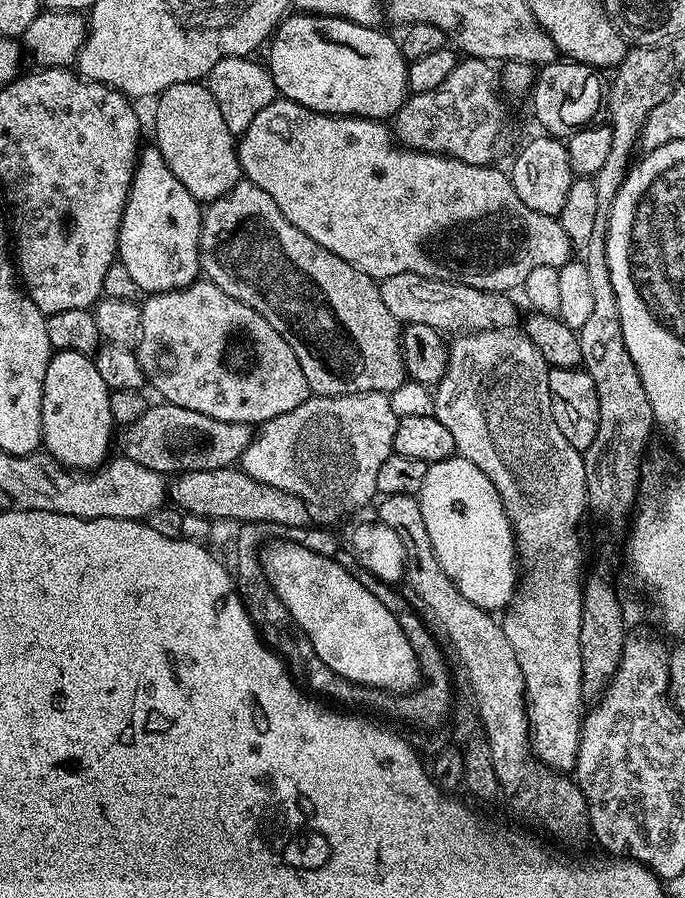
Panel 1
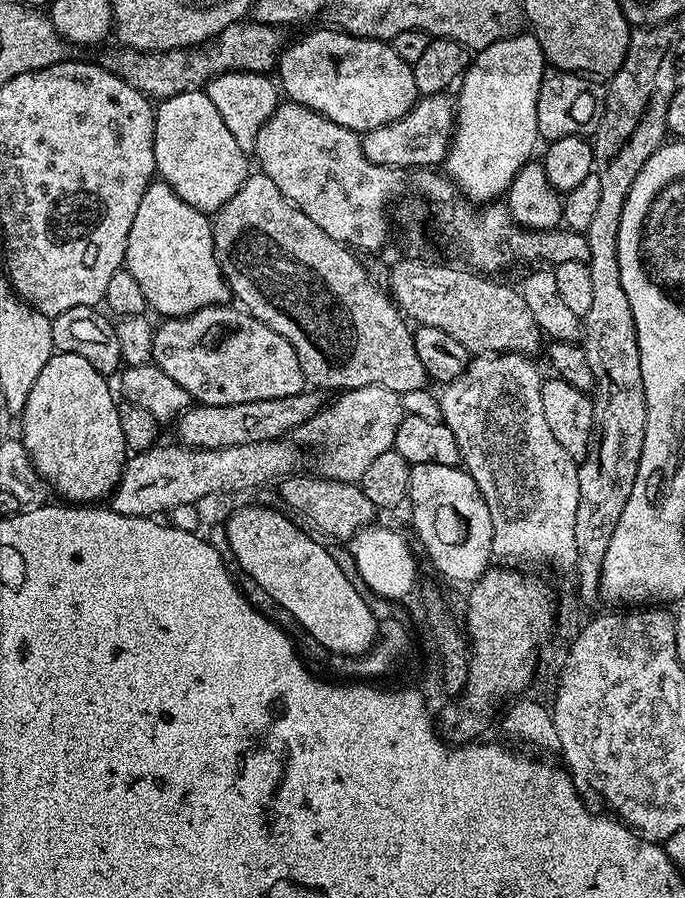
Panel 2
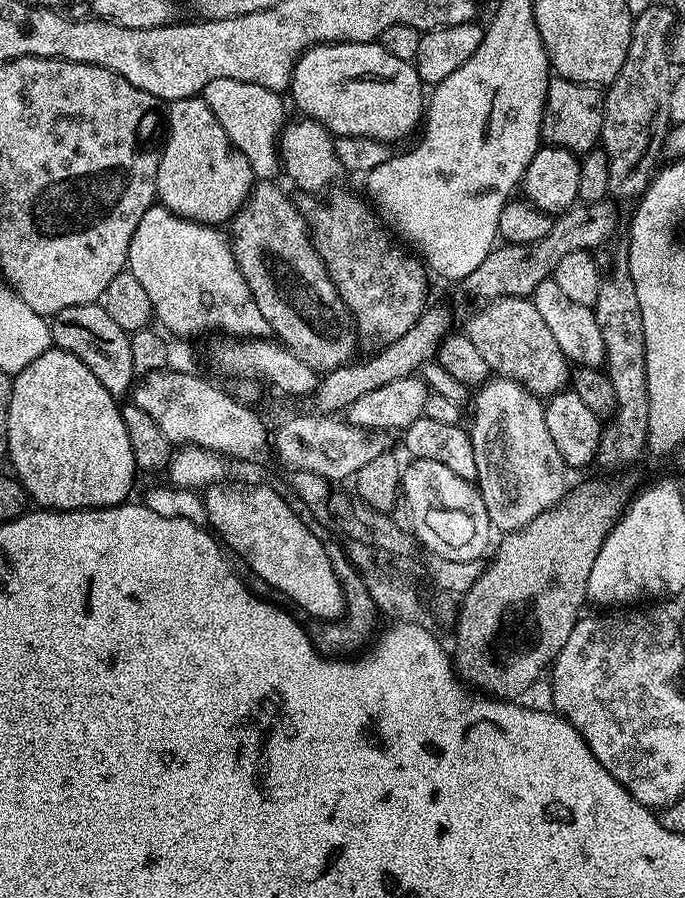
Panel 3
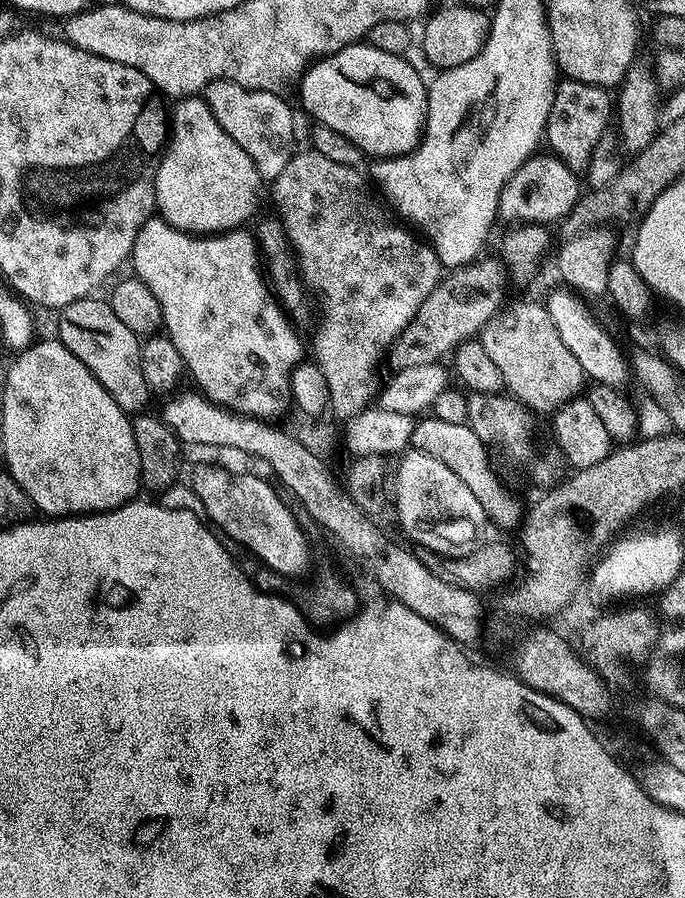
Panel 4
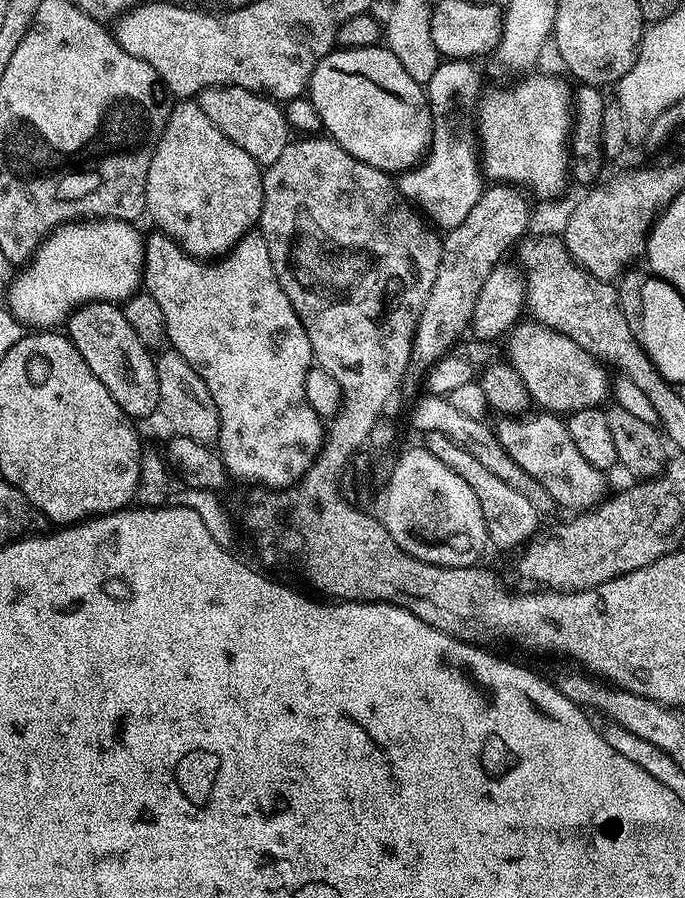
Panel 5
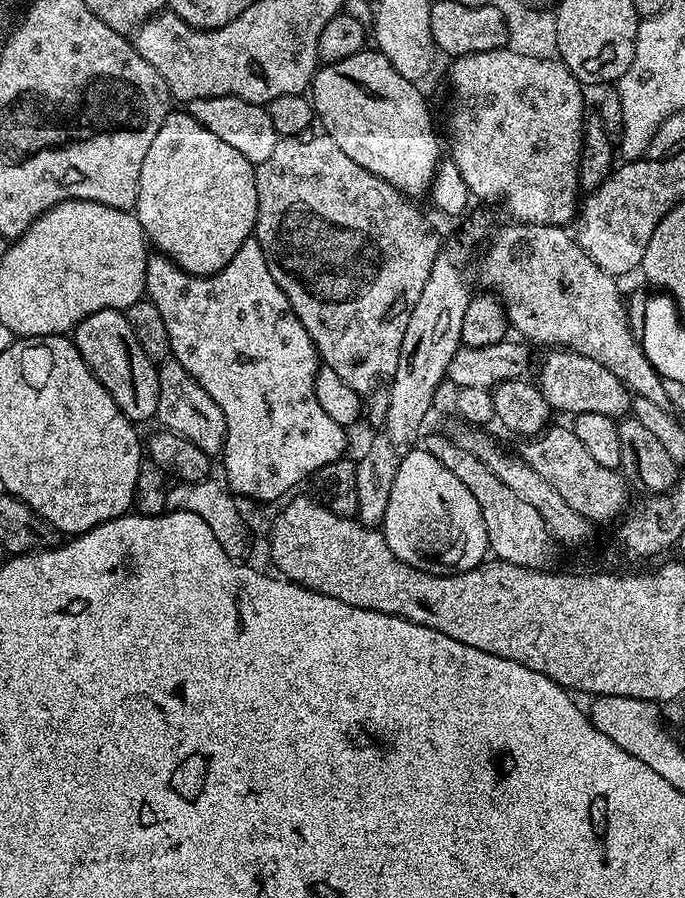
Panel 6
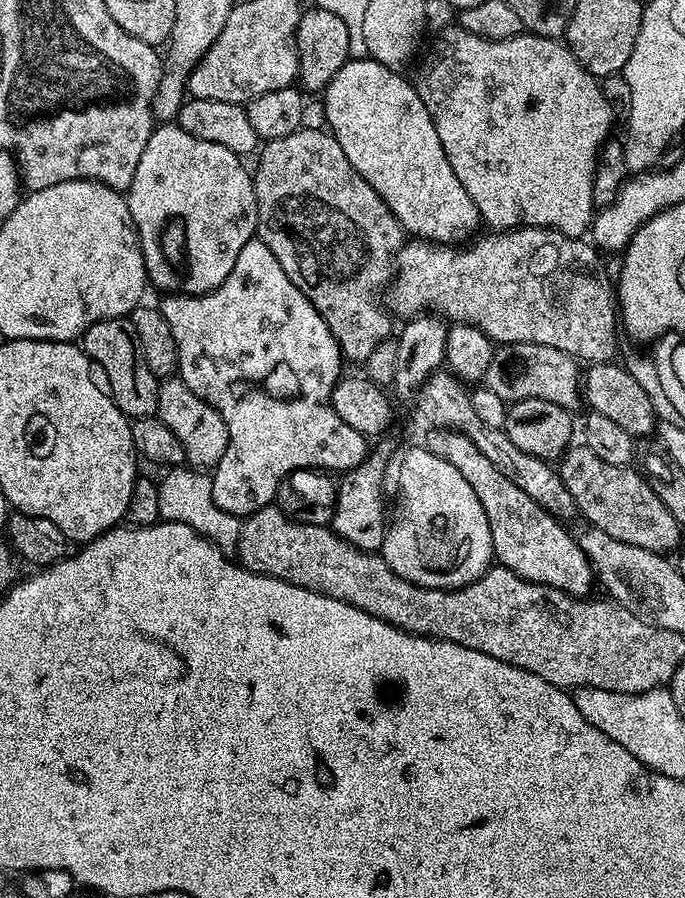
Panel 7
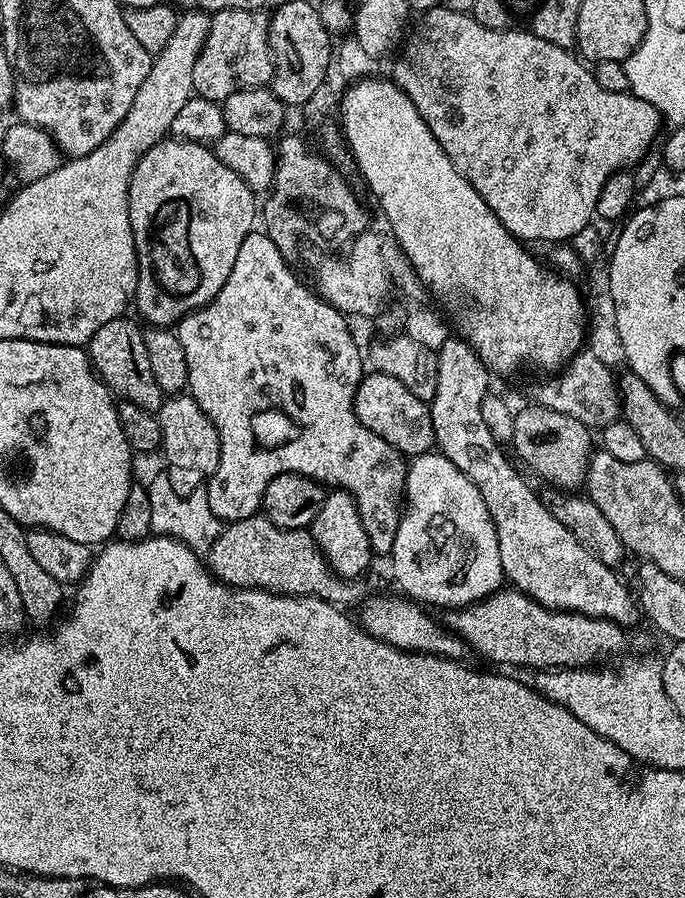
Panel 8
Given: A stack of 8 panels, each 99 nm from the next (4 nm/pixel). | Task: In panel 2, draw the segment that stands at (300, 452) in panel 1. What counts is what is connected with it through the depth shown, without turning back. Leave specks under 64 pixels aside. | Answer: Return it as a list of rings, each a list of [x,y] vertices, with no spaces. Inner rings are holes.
[[[386,386],[349,388],[337,396],[340,397],[333,404],[325,403],[314,418],[296,429],[294,436],[301,445],[309,444],[320,451],[315,468],[319,475],[326,480],[354,484],[381,454],[393,451],[394,434],[398,434],[398,426],[406,415],[404,402],[401,393],[386,390]]]

